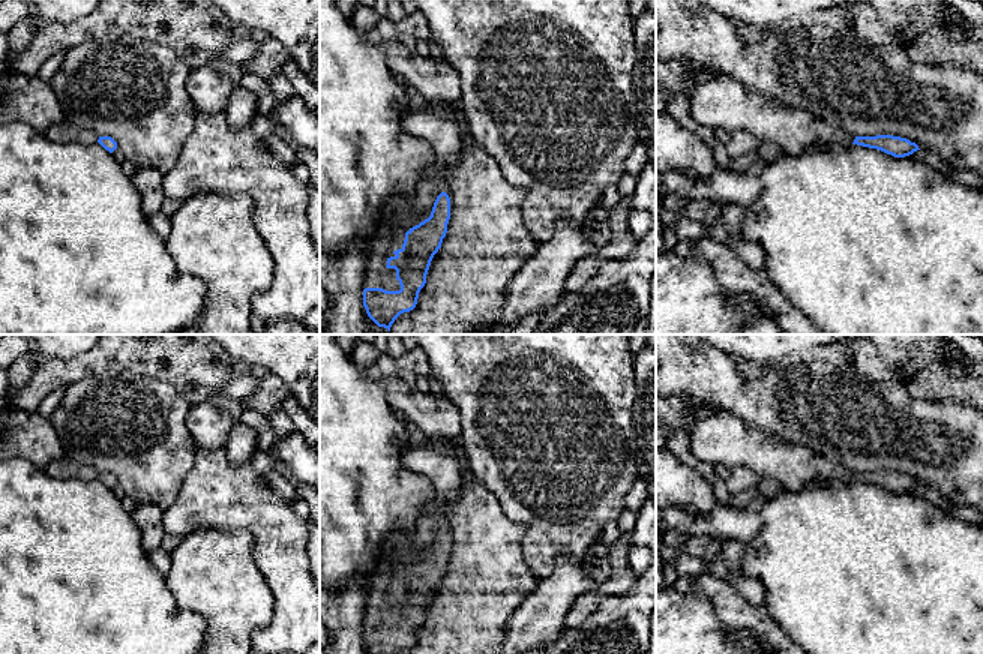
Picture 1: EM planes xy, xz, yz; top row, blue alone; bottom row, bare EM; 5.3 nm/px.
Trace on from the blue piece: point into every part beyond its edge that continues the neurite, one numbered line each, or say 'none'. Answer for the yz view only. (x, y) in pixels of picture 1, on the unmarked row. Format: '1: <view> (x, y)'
1: yz (719, 438)

